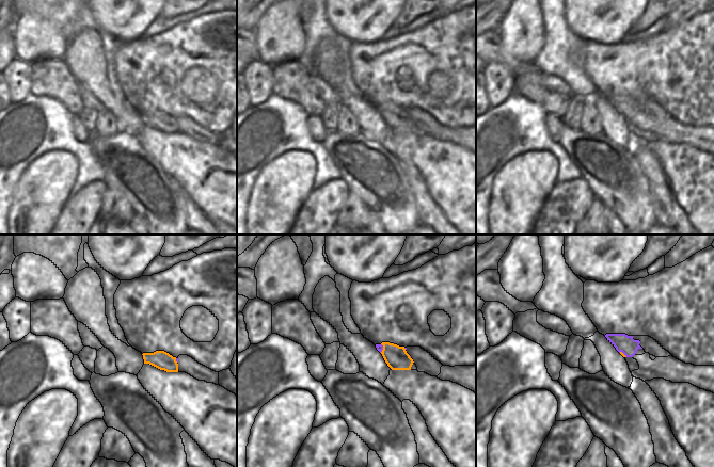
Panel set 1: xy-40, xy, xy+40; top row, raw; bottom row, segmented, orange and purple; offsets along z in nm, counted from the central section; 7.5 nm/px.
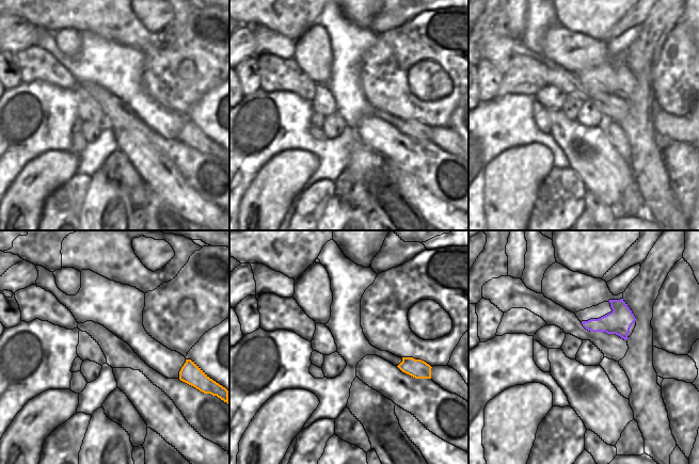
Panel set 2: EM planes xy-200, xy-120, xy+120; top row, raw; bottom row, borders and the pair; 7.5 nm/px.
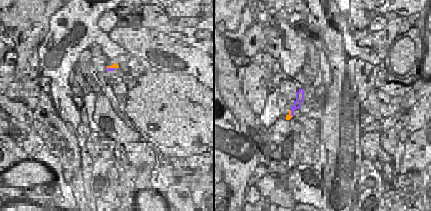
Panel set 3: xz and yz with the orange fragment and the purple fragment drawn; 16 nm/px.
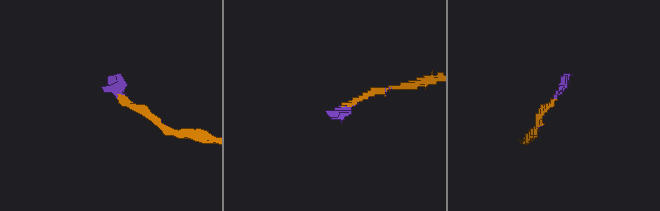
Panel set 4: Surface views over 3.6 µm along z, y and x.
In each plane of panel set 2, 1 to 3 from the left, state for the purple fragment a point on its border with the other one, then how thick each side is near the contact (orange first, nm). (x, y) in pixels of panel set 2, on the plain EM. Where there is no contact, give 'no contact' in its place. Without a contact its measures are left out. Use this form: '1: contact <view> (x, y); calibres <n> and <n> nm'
1: contact xy-200 (227, 157); calibres 130 and 20 nm
2: no contact
3: no contact

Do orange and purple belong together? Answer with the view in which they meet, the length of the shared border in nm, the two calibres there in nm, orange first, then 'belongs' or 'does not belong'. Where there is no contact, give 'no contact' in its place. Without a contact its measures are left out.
contact in xy; length 70 nm; calibres 170 and 50 nm; belongs

